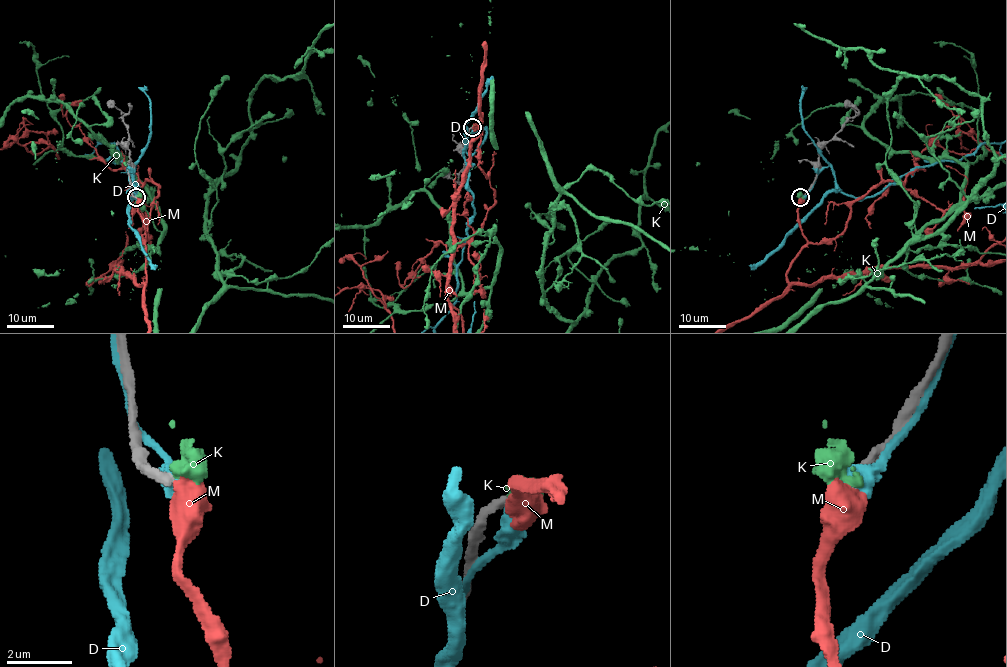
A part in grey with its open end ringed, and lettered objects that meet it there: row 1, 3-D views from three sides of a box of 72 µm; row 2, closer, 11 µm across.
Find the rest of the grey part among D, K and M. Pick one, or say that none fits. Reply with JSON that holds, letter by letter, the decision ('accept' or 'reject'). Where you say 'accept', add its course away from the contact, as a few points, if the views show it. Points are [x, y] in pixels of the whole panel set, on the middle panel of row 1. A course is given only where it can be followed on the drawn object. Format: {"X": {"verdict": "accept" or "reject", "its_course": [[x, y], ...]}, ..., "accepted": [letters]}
{"D": {"verdict": "reject"}, "K": {"verdict": "reject"}, "M": {"verdict": "accept"}, "accepted": ["M"]}

